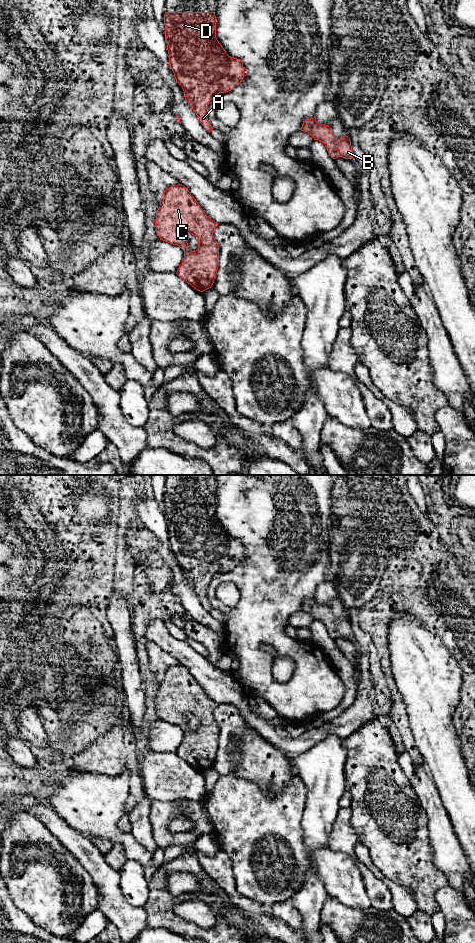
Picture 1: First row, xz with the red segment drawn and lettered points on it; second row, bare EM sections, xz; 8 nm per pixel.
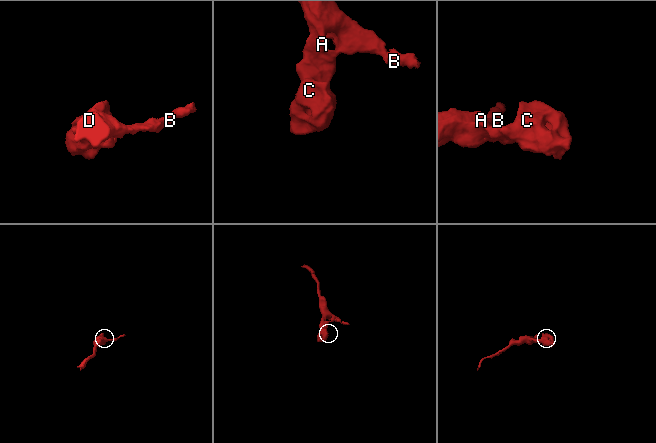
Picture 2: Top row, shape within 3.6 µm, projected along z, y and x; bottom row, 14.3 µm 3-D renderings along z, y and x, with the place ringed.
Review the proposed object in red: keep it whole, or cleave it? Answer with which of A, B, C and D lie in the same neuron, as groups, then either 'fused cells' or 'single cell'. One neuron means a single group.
A B C D | single cell

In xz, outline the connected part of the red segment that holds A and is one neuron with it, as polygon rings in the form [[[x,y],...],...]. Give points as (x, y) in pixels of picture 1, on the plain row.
[[[165,492],[164,504],[169,546],[184,571],[186,581],[199,597],[202,606],[210,612],[213,608],[207,598],[207,587],[215,575],[229,572],[242,562],[244,558],[243,542],[229,536],[217,520],[215,492]]]

